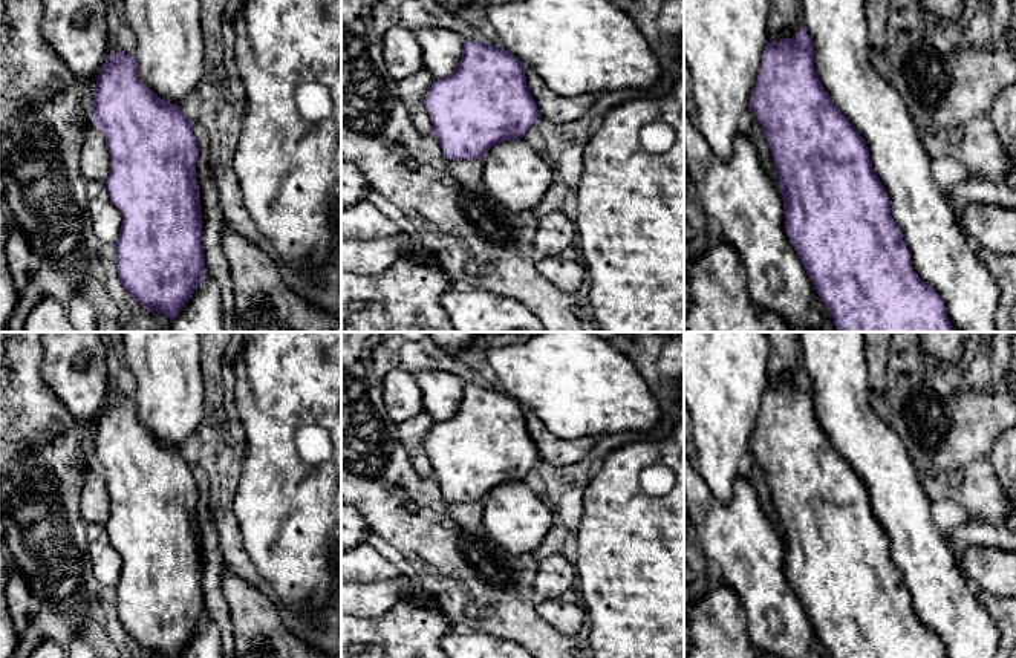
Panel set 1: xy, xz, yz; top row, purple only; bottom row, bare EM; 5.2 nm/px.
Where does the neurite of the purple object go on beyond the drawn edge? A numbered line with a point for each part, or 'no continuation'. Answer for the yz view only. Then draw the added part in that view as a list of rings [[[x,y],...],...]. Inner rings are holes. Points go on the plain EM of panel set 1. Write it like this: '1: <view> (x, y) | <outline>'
1: yz (941, 597) | [[[799,332],[800,338],[800,352],[802,352],[802,366],[806,372],[808,379],[812,384],[814,389],[814,412],[817,415],[819,422],[822,424],[825,433],[831,439],[834,448],[839,451],[839,454],[852,467],[852,470],[858,474],[858,477],[865,482],[869,500],[872,505],[872,511],[881,525],[881,528],[886,533],[886,537],[891,543],[891,559],[895,563],[898,572],[903,577],[903,583],[909,592],[910,597],[910,609],[917,615],[917,618],[926,624],[929,629],[932,629],[936,637],[943,641],[946,647],[947,658],[996,658],[1001,634],[995,623],[995,620],[990,617],[987,609],[982,606],[982,603],[978,600],[975,589],[969,583],[969,580],[962,575],[961,569],[958,568],[956,557],[953,555],[947,537],[938,529],[935,525],[932,516],[930,516],[930,503],[932,500],[927,497],[924,488],[921,487],[921,482],[915,473],[913,464],[909,459],[909,454],[901,442],[901,439],[897,436],[897,433],[884,422],[872,409],[871,399],[872,395],[869,392],[869,383],[868,383],[868,363],[866,363],[866,353],[865,353],[865,334],[863,332]]]

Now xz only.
1: xz (516, 517) | [[[523,480],[491,490],[482,505],[488,539],[516,555],[534,552],[554,525],[555,510]]]

